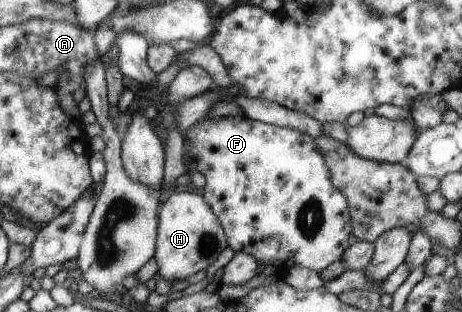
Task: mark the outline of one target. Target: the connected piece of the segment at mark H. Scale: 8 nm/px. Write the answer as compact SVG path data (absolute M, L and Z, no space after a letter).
M174 192L161 204L153 256L158 263L158 273L168 282L174 284L198 271L214 268L219 265L218 257L227 247L224 227L204 196Z

